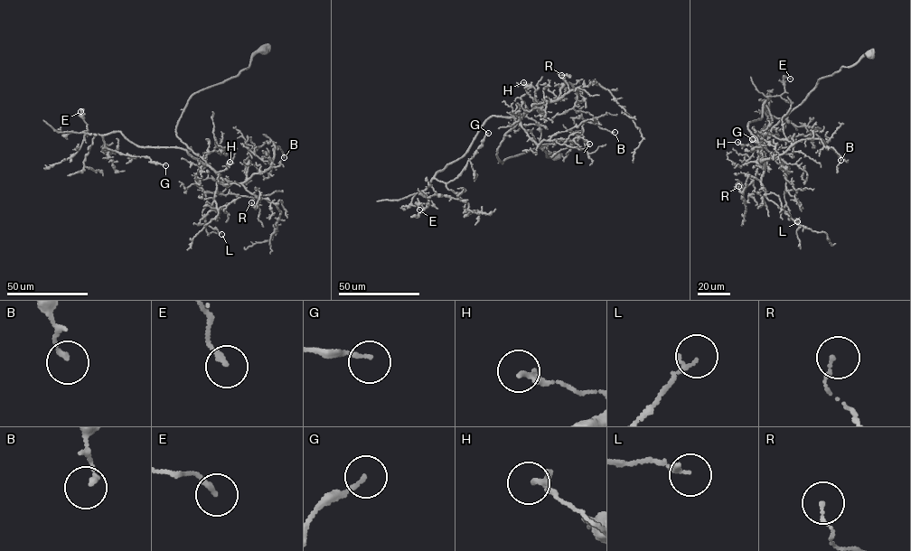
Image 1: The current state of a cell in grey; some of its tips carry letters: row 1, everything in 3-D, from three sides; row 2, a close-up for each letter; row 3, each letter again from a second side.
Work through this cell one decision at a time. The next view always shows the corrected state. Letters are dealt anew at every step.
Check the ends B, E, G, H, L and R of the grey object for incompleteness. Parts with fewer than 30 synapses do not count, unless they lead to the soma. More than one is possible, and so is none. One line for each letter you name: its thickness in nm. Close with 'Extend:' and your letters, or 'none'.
Extend: none

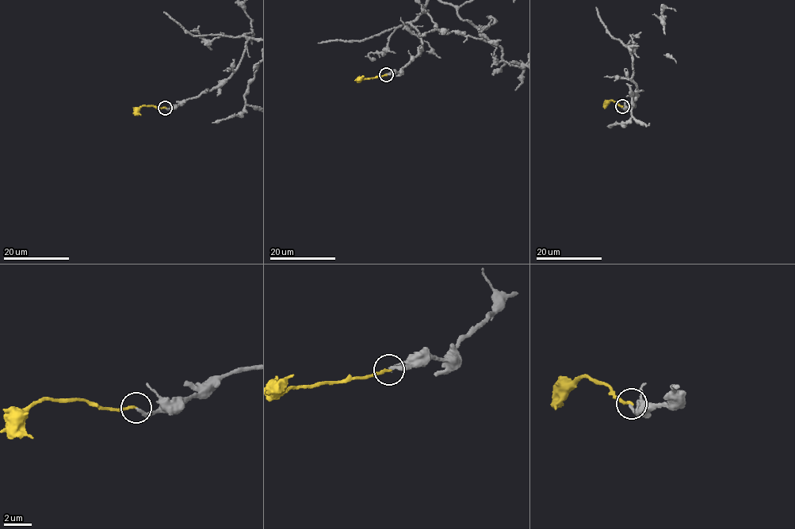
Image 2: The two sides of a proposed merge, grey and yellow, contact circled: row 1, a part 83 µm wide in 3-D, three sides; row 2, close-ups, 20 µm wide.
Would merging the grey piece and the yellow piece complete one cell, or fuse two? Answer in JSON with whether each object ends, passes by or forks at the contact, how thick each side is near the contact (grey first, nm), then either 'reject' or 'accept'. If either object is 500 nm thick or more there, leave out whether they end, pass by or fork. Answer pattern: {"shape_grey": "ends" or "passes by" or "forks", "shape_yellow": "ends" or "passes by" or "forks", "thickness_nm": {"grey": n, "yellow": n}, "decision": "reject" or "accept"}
{"shape_grey": "ends", "shape_yellow": "ends", "thickness_nm": {"grey": 240, "yellow": 200}, "decision": "accept"}

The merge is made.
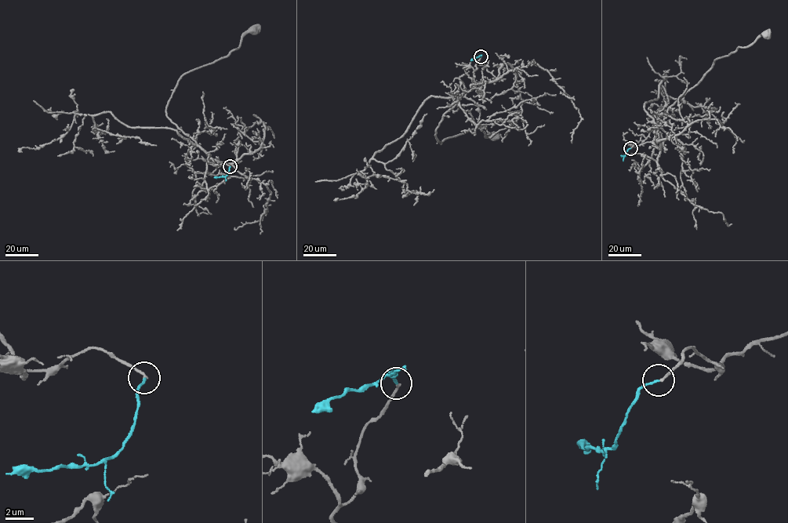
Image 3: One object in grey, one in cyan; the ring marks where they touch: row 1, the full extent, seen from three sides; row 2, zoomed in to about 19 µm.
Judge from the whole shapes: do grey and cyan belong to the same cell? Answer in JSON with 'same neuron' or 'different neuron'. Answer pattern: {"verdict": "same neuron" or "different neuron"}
{"verdict": "same neuron"}

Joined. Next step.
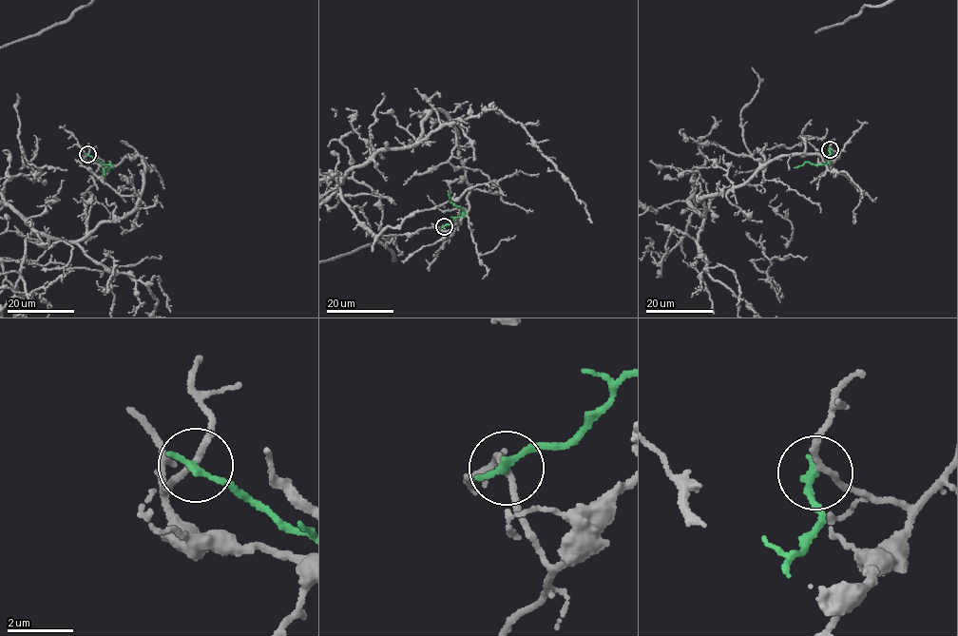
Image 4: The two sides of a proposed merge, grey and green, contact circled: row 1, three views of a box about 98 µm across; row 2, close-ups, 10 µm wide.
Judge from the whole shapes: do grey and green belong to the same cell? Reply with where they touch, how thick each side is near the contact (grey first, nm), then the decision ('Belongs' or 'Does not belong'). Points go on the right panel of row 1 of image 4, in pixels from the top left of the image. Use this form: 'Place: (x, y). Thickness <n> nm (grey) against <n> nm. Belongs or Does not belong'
Place: (830, 149). Thickness 180 nm (grey) against 280 nm. Does not belong

